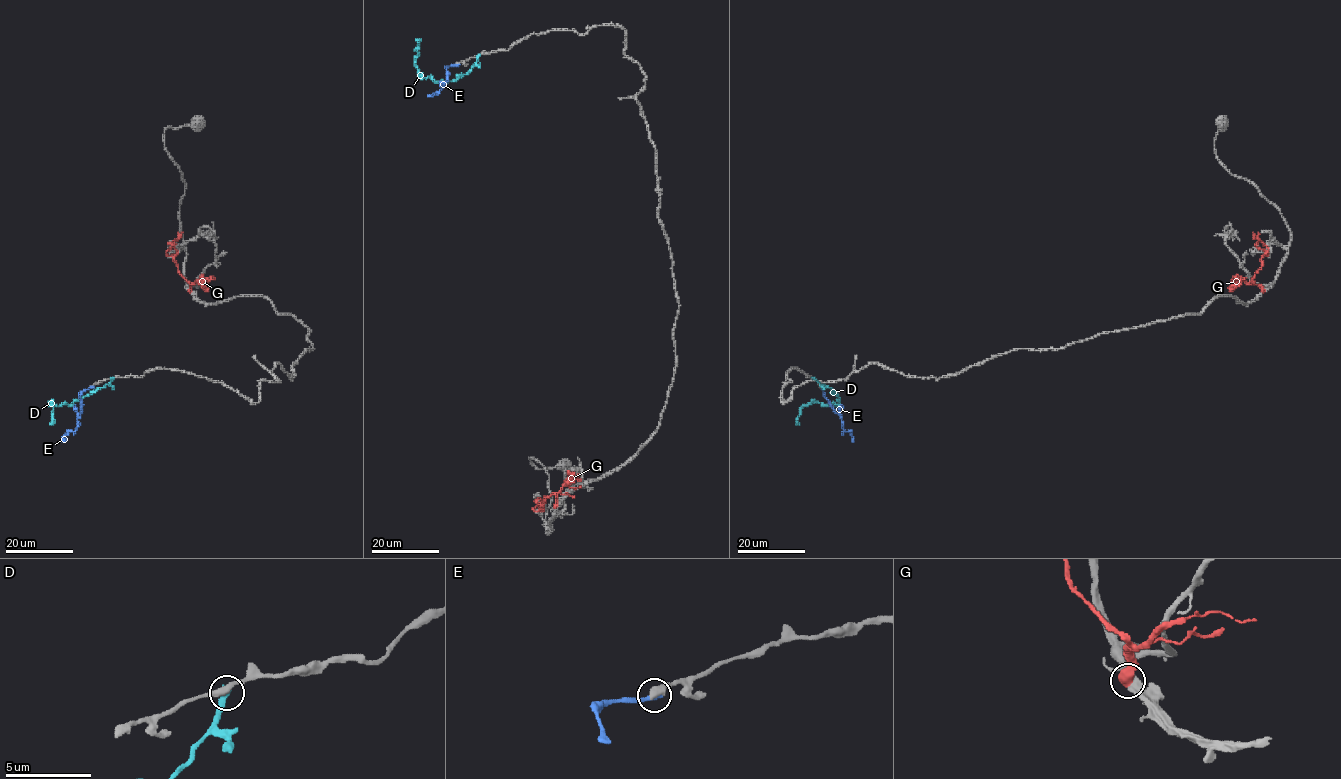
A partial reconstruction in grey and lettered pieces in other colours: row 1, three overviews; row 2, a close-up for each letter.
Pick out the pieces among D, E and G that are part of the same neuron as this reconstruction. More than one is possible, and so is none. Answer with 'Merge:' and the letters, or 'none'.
Merge: E

